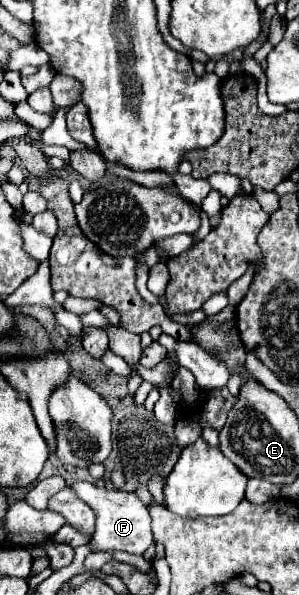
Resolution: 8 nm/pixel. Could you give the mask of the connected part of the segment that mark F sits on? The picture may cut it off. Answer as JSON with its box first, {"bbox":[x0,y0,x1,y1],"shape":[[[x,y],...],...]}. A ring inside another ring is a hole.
{"bbox":[69,481,153,555],"shape":[[[75,481],[69,485],[69,489],[95,511],[97,531],[95,531],[95,539],[91,543],[91,549],[117,549],[117,551],[141,555],[153,543],[149,509],[143,501],[137,499],[135,493],[127,493],[121,489],[97,487],[89,481]]]}

